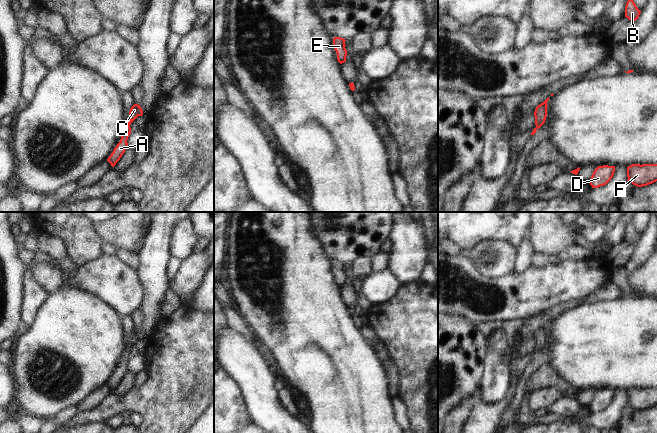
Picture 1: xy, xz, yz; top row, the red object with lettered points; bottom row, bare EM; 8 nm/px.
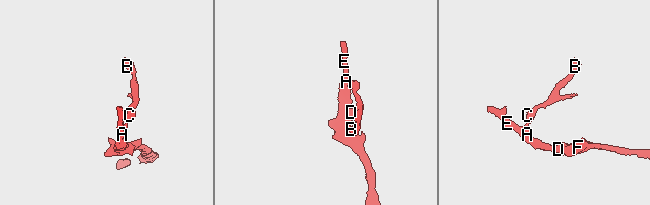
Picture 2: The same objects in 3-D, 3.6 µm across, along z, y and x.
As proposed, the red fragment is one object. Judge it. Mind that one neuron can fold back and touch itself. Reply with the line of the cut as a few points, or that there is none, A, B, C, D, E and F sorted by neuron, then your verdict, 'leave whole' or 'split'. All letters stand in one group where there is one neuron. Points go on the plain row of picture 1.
no cut; A B C D E F; leave whole

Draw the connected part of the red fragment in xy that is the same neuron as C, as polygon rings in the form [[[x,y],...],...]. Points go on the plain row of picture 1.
[[[134,328],[130,333],[129,336],[130,343],[128,346],[126,346],[126,351],[125,354],[123,355],[120,366],[117,368],[117,370],[114,372],[113,376],[107,383],[107,385],[111,388],[112,391],[116,389],[116,387],[120,384],[120,382],[124,378],[125,374],[128,372],[127,364],[131,357],[131,352],[130,352],[131,347],[138,340],[142,340],[142,339],[143,339],[143,335],[140,329]]]

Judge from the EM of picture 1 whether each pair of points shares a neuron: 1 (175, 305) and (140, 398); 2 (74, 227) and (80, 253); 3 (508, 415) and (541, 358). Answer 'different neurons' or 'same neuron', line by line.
1: different neurons
2: same neuron
3: same neuron

